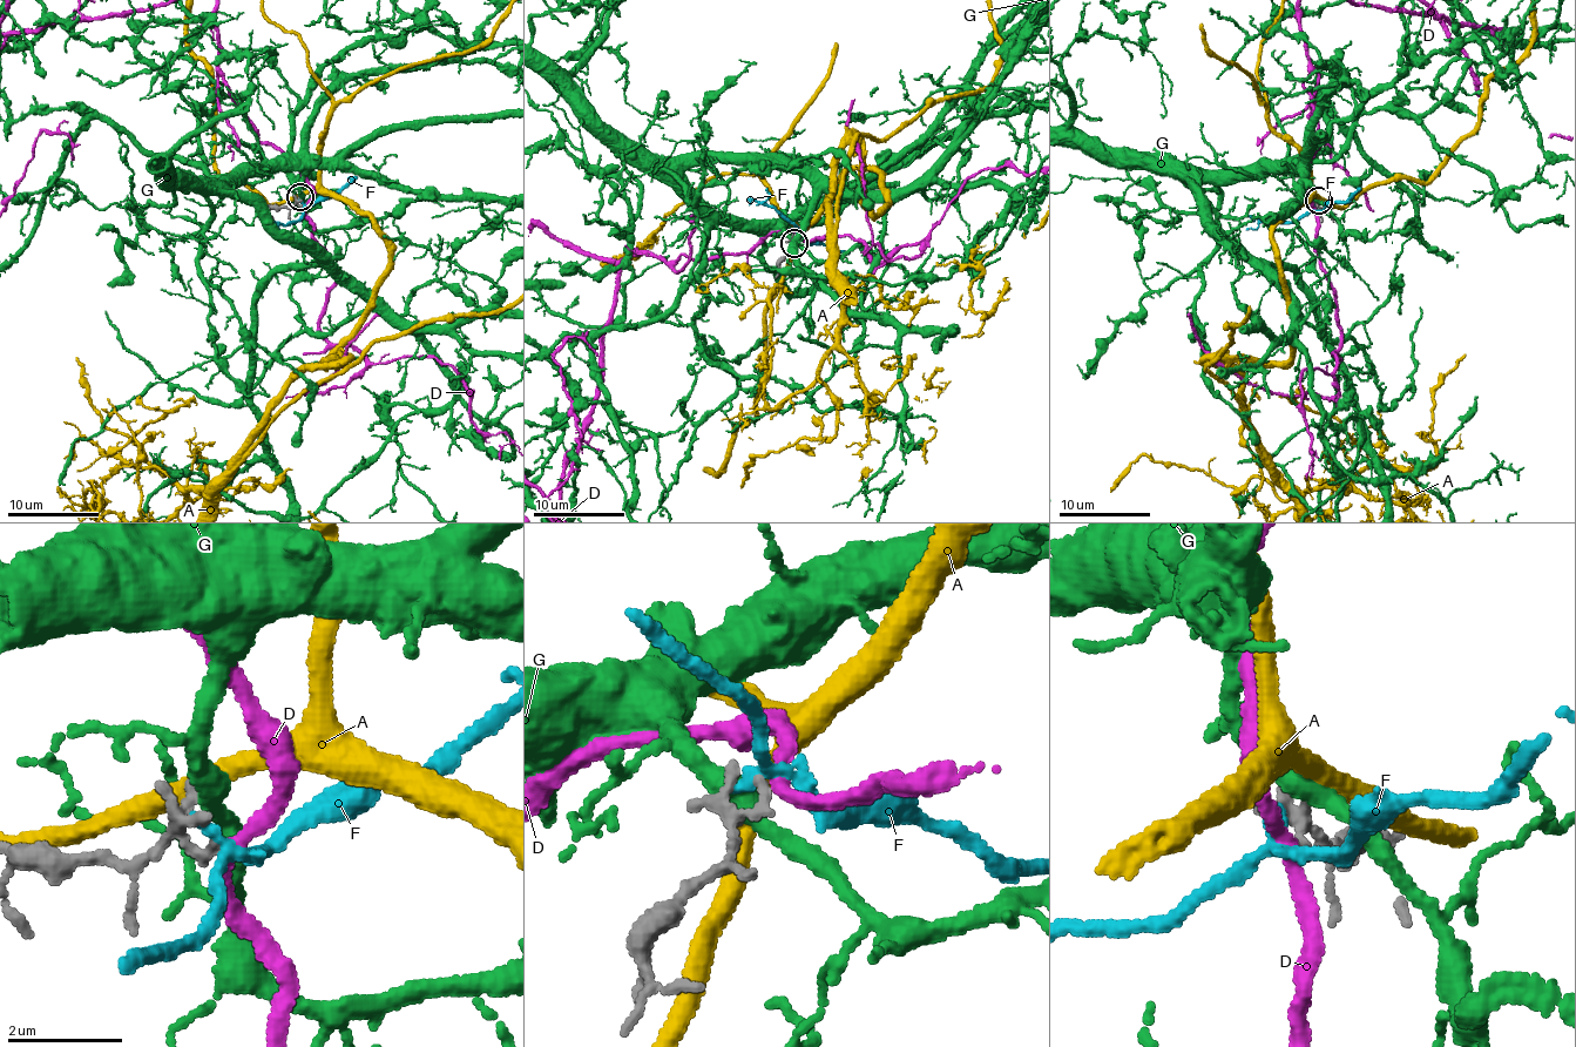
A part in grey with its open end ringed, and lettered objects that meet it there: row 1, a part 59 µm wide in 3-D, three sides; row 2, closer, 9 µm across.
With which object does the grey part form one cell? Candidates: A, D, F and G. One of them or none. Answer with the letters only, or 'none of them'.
G

